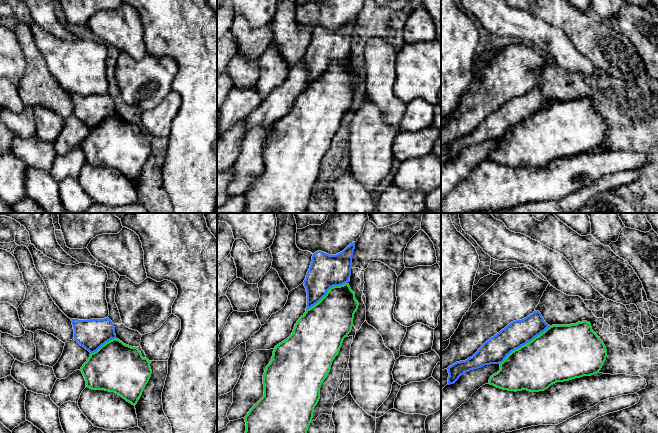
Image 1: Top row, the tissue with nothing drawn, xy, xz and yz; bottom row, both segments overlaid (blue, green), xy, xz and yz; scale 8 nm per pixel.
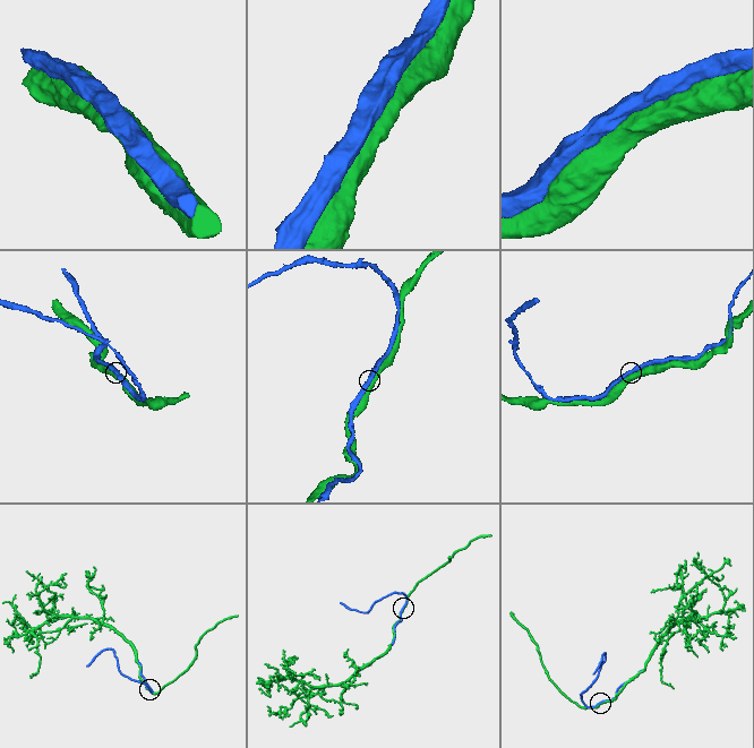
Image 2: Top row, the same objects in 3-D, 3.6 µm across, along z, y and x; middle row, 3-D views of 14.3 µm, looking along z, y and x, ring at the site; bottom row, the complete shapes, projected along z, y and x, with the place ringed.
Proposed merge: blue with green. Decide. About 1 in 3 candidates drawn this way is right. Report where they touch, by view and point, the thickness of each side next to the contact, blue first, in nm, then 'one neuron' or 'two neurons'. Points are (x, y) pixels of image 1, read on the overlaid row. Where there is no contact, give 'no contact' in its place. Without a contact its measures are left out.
contact yz (525, 343); calibres 200 and 420 nm; one neuron

